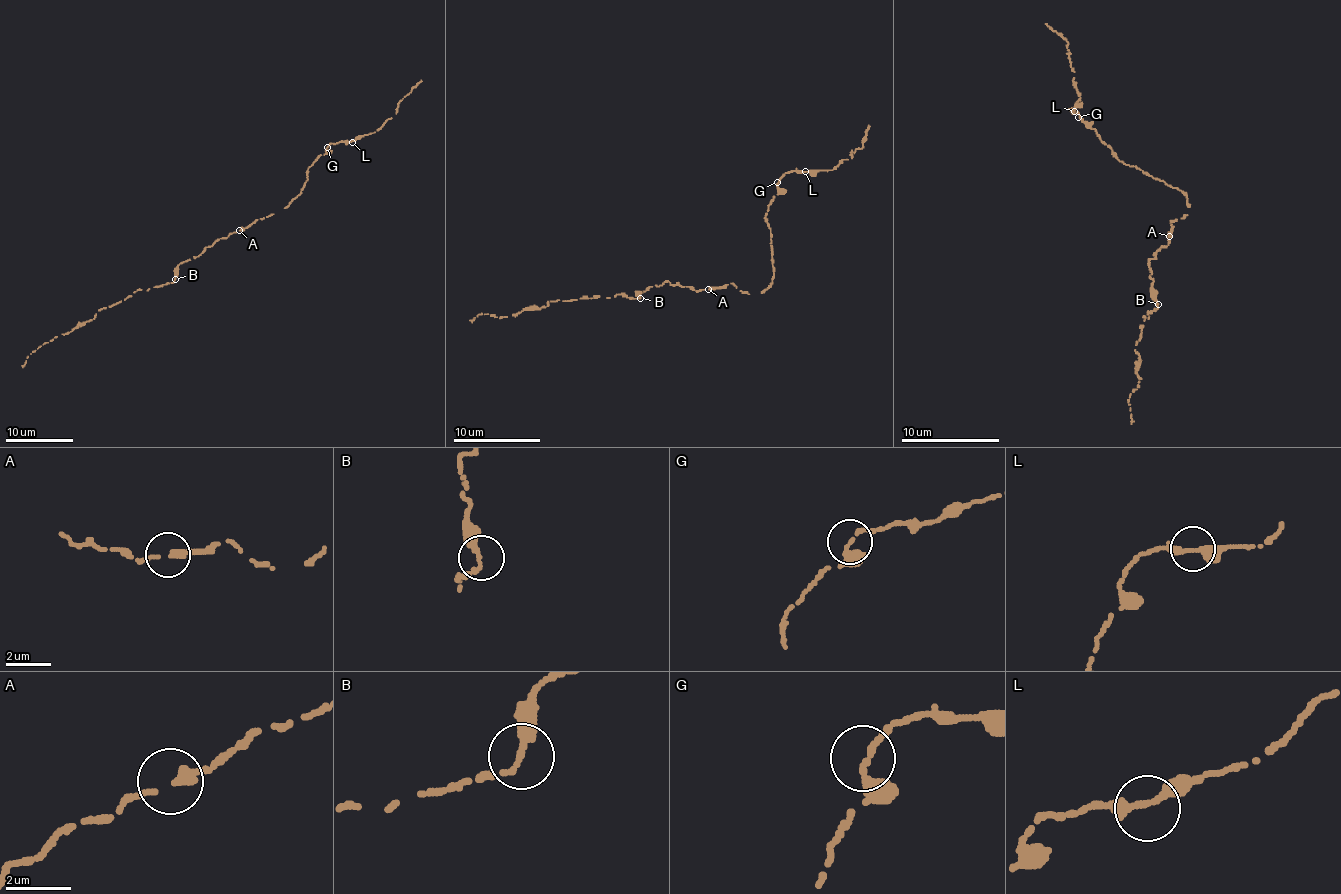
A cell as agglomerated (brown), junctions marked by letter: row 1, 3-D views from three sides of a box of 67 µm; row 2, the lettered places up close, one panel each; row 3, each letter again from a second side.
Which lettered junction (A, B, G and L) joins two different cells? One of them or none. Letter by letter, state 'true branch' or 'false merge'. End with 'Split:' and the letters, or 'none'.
A: true branch
B: true branch
G: true branch
L: true branch
Split: none

